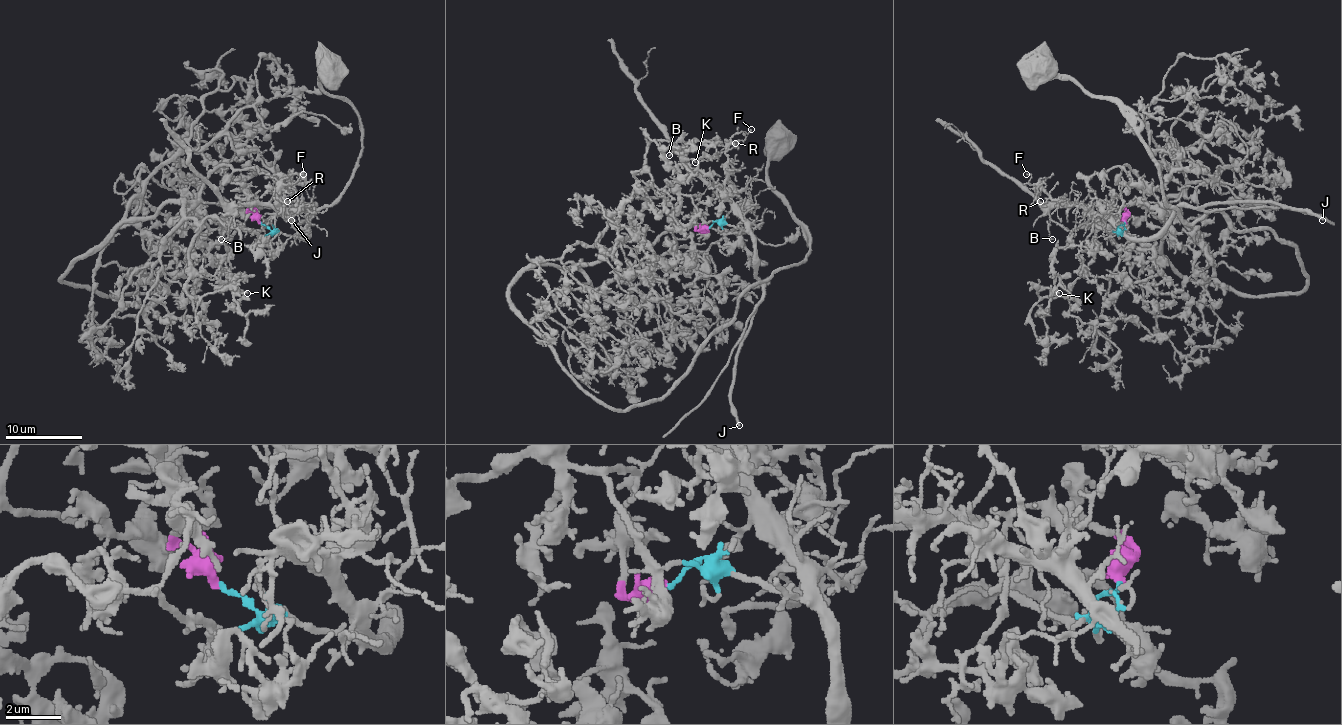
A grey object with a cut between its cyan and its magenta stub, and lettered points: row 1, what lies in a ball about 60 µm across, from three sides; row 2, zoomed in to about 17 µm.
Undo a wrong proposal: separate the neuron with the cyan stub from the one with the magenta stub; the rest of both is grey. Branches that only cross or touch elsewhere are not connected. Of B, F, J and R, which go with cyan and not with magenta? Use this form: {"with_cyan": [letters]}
{"with_cyan": ["B", "F", "J", "R"]}

